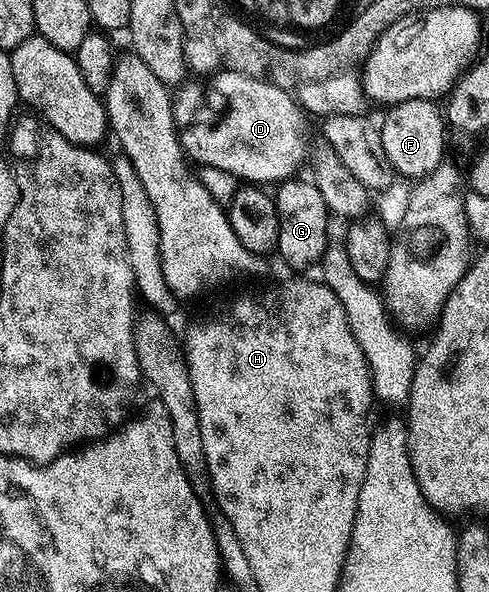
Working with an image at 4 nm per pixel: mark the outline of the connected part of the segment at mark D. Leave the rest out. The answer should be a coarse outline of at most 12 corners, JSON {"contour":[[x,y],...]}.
{"contour":[[228,69],[173,99],[182,152],[249,185],[294,178],[307,115]]}

